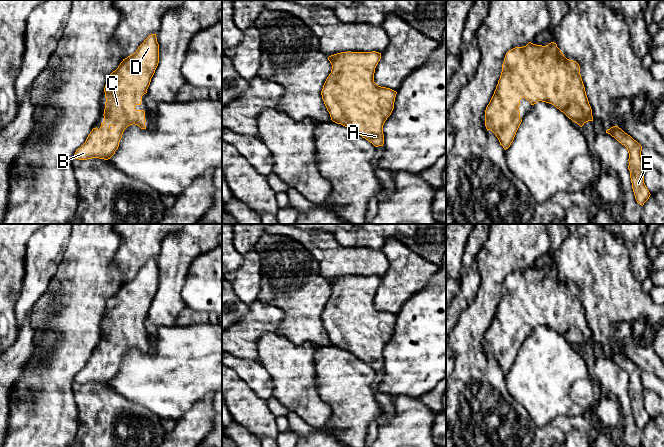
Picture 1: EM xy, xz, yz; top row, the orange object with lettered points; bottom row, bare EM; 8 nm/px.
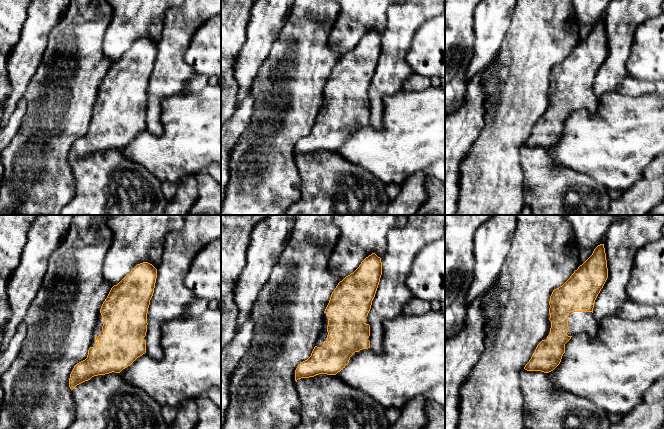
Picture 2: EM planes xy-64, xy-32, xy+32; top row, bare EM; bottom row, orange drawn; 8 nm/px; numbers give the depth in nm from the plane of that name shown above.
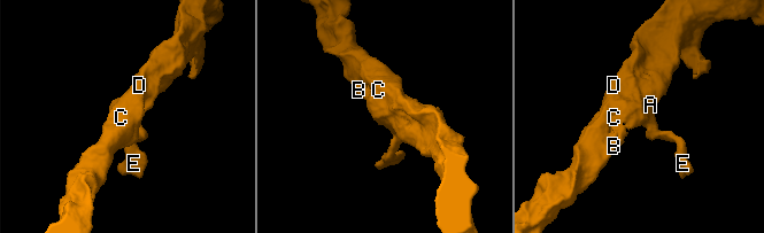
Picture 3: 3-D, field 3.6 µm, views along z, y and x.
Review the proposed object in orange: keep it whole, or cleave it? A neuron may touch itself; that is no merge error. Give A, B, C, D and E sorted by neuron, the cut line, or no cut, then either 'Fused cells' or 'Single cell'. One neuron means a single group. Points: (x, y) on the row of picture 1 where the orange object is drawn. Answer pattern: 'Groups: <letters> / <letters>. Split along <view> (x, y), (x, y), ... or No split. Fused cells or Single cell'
Groups: A B C D E. No split. Single cell

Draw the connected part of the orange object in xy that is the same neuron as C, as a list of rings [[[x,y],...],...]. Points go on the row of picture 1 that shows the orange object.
[[[156,34],[149,35],[138,47],[135,53],[123,59],[118,68],[108,75],[105,92],[104,121],[100,128],[93,128],[85,143],[76,150],[74,159],[87,160],[99,158],[108,160],[119,147],[124,130],[130,125],[137,125],[141,129],[145,126],[145,111],[136,110],[136,105],[141,105],[142,96],[147,93],[151,78],[159,63],[159,44]]]

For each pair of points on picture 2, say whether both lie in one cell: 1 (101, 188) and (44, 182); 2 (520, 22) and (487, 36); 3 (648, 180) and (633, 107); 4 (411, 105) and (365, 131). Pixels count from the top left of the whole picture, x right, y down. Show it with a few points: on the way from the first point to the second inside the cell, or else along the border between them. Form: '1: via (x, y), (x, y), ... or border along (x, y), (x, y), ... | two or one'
1: border along (72, 166), (74, 196), (66, 204) | two
2: border along (514, 10), (507, 31) | two
3: border along (653, 160), (631, 187) | two
4: via (400, 117), (384, 133), (377, 133) | one

